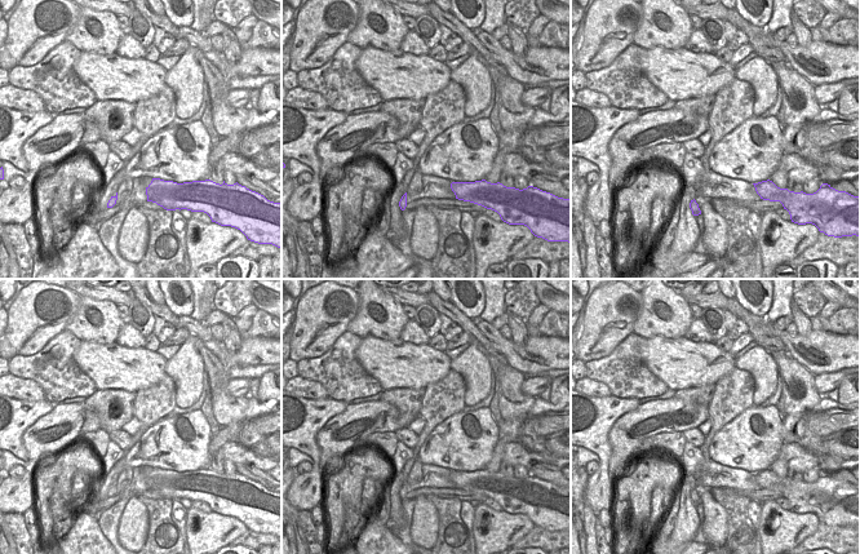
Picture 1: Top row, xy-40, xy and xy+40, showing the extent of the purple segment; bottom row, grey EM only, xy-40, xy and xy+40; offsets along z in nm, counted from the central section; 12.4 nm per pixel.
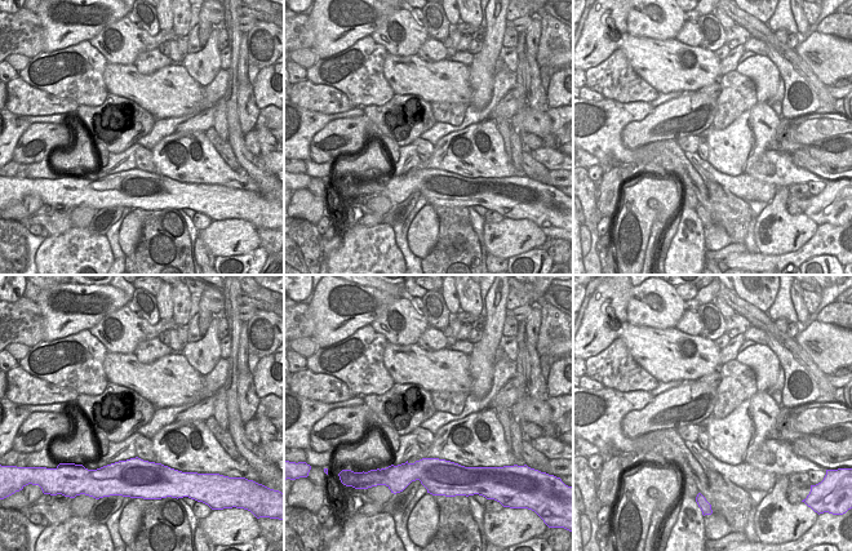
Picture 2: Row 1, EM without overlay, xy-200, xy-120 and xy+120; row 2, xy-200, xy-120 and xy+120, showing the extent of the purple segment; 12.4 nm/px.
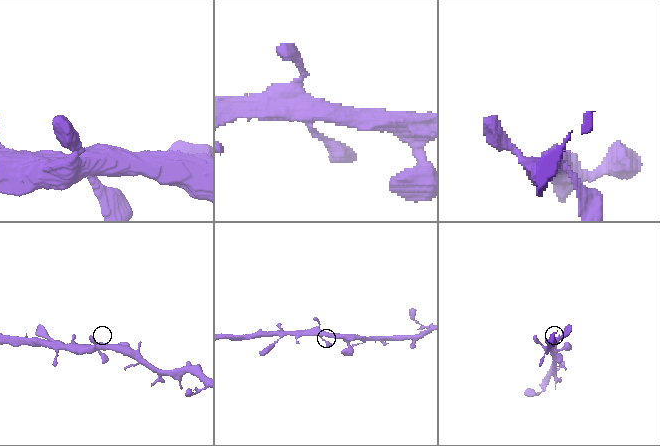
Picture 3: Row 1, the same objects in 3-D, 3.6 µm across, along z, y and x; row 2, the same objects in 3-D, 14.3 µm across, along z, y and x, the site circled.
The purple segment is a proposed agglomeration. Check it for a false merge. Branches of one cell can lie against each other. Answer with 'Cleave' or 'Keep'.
Keep

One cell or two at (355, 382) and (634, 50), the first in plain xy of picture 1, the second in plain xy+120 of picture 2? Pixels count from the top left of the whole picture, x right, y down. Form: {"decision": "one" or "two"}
{"decision": "two"}

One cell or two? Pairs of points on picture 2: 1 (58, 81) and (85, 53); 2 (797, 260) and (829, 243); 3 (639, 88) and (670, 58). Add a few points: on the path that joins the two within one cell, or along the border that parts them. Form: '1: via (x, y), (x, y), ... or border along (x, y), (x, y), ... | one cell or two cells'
1: via (65, 75), (79, 60) | one cell
2: via (804, 253), (821, 243) | one cell
3: border along (626, 57), (630, 66), (660, 93) | two cells

